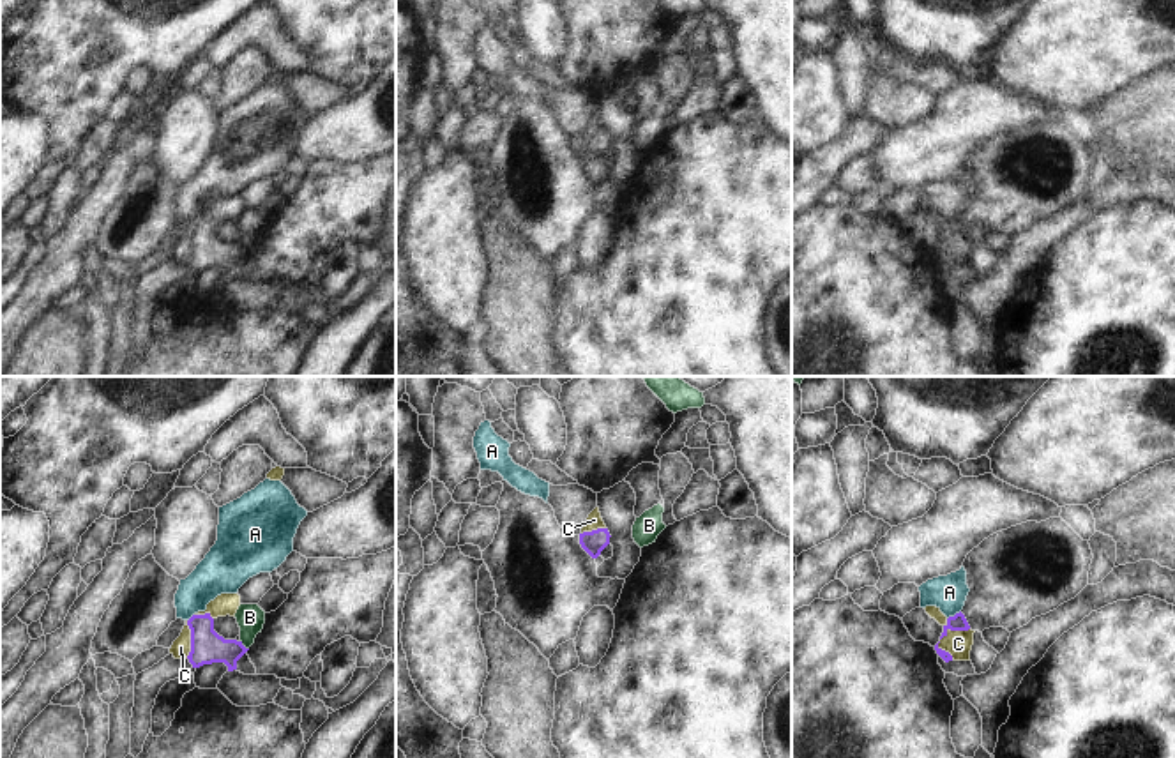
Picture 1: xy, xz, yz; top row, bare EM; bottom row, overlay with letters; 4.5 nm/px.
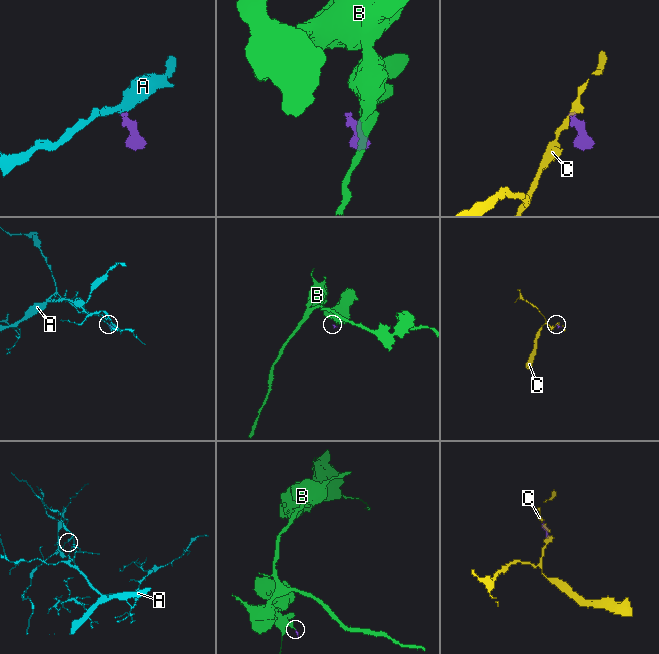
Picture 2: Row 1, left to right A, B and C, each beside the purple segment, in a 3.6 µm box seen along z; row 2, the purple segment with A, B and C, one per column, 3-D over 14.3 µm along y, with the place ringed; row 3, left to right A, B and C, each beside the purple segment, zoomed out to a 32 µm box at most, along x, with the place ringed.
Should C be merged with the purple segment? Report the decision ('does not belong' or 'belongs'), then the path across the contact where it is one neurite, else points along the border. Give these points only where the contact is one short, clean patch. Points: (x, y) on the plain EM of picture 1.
does not belong; border along yz (946, 223), (947, 235), (939, 250), (953, 262)

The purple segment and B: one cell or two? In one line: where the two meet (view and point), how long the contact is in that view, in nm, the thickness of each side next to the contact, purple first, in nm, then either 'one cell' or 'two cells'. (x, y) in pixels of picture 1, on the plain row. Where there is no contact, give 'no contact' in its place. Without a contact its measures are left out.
meets purple in xy at (242, 250); contact 60 nm long; 150 nm thick on the purple side, 130 nm on the other; two cells

